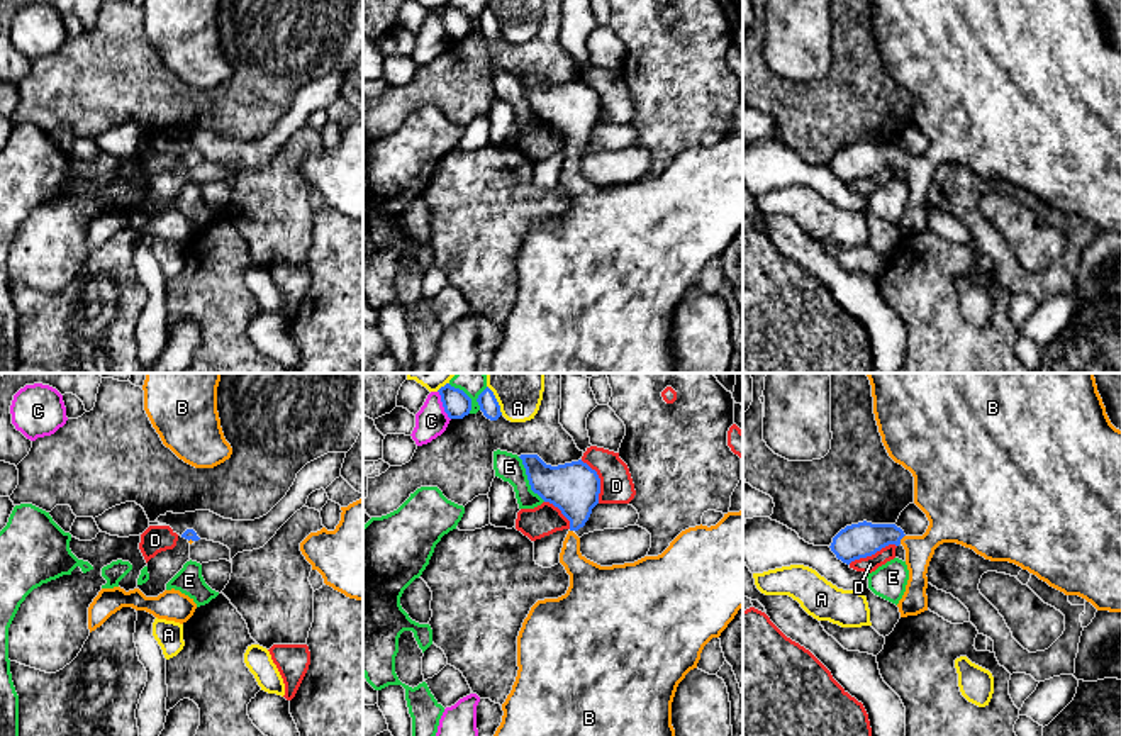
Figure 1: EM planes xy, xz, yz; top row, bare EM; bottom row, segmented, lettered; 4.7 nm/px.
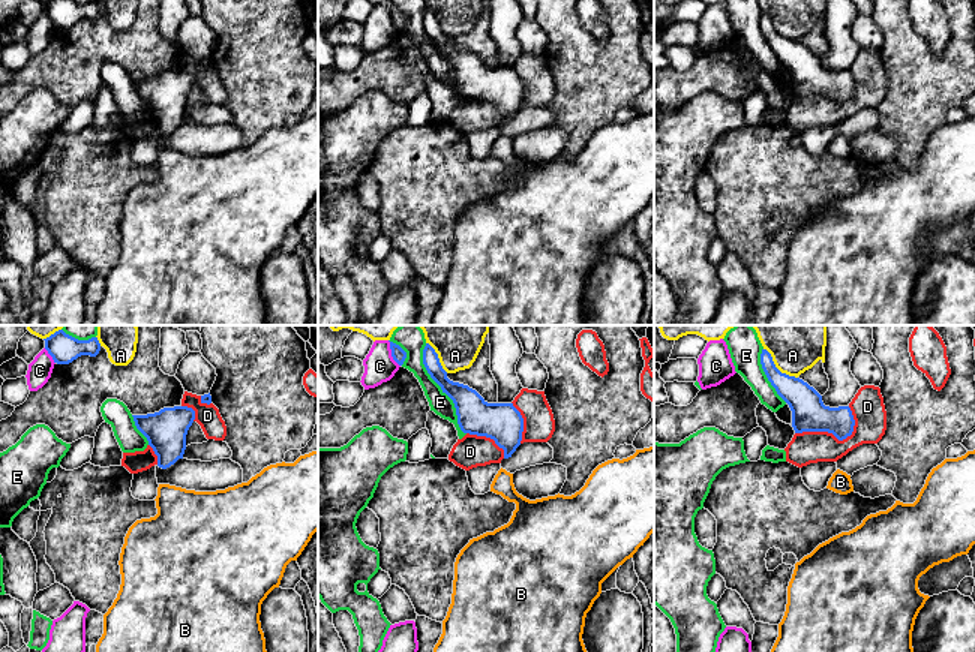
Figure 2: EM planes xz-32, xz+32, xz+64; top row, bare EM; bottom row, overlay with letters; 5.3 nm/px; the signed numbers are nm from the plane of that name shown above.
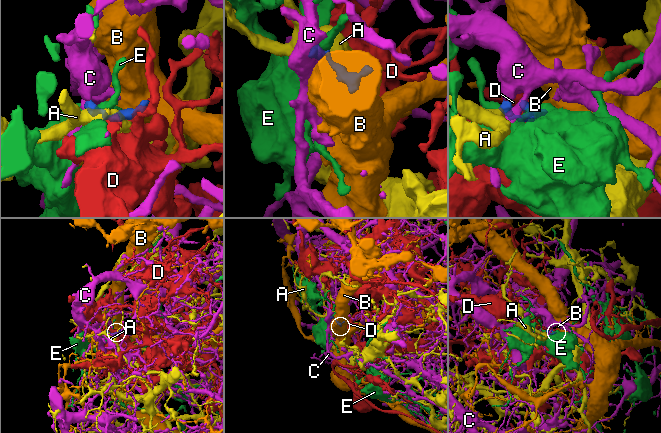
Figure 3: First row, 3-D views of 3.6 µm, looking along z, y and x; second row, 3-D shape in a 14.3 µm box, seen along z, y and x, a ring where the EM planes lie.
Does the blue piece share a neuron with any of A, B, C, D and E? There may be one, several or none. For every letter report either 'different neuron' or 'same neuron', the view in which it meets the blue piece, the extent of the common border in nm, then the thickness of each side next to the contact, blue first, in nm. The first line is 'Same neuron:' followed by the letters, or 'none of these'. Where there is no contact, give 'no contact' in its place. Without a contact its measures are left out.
Same neuron: B
A: different neuron | xz | 160 nm | 90/200 nm
B: same neuron | yz | 50 nm | 170/200 nm
C: different neuron | xz | 160 nm | 130/160 nm
D: different neuron | yz | 240 nm | 170/80 nm
E: different neuron | xz | 260 nm | 240/130 nm

